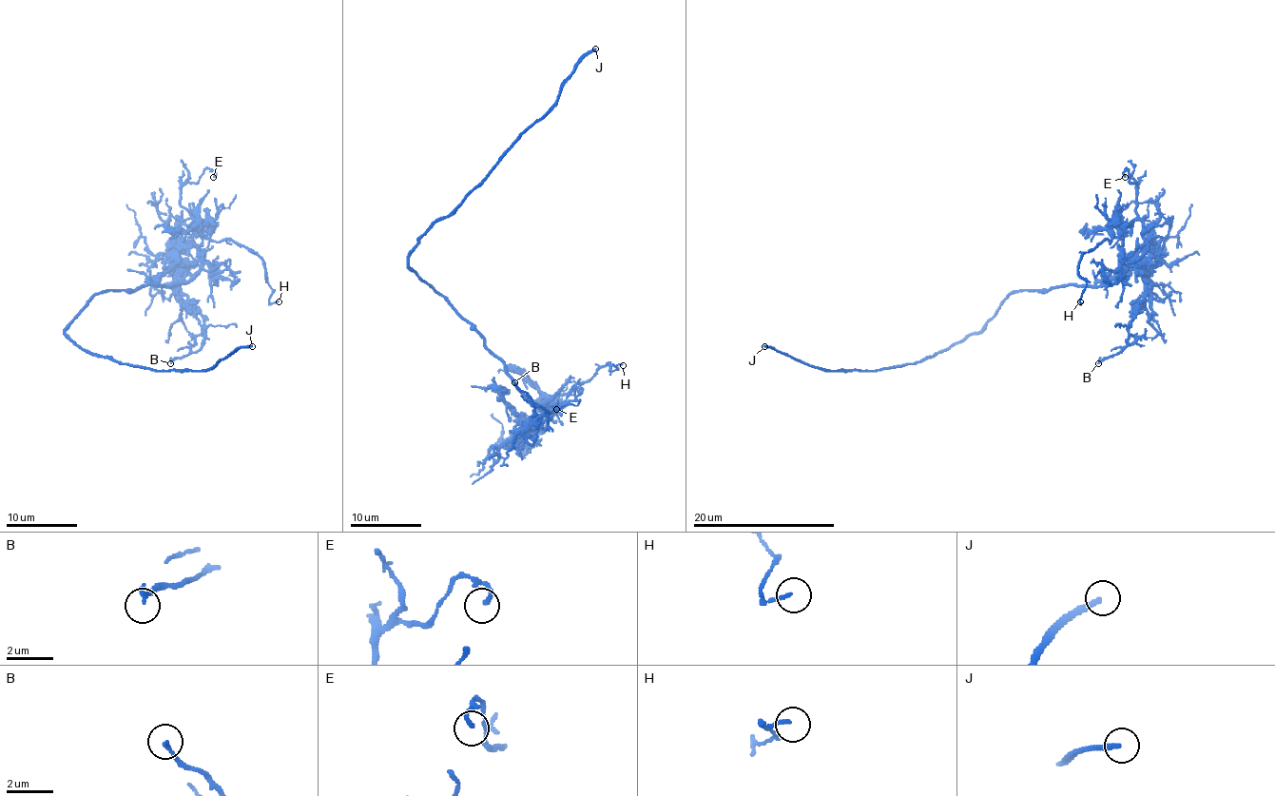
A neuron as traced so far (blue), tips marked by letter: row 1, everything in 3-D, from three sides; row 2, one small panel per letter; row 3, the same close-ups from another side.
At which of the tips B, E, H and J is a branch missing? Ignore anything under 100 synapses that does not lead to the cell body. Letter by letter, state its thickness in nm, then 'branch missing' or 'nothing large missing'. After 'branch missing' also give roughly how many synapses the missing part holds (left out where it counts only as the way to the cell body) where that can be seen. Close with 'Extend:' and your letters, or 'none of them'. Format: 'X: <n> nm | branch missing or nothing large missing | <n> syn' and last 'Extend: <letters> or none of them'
B: 200 nm | nothing large missing
E: 160 nm | nothing large missing
H: 130 nm | nothing large missing
J: 240 nm | branch missing
Extend: J

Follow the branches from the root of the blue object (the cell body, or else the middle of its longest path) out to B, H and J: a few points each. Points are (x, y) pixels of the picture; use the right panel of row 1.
B: (1013, 293), (1110, 285), (1146, 244), (1137, 255), (1146, 279), (1144, 303), (1130, 320), (1129, 344), (1098, 363)
H: (1013, 293), (1114, 283), (1129, 264), (1116, 228), (1110, 241), (1078, 261), (1086, 281), (1080, 301)
J: (1013, 293), (979, 332), (968, 333), (947, 349), (912, 363), (876, 371), (826, 371), (764, 346)

